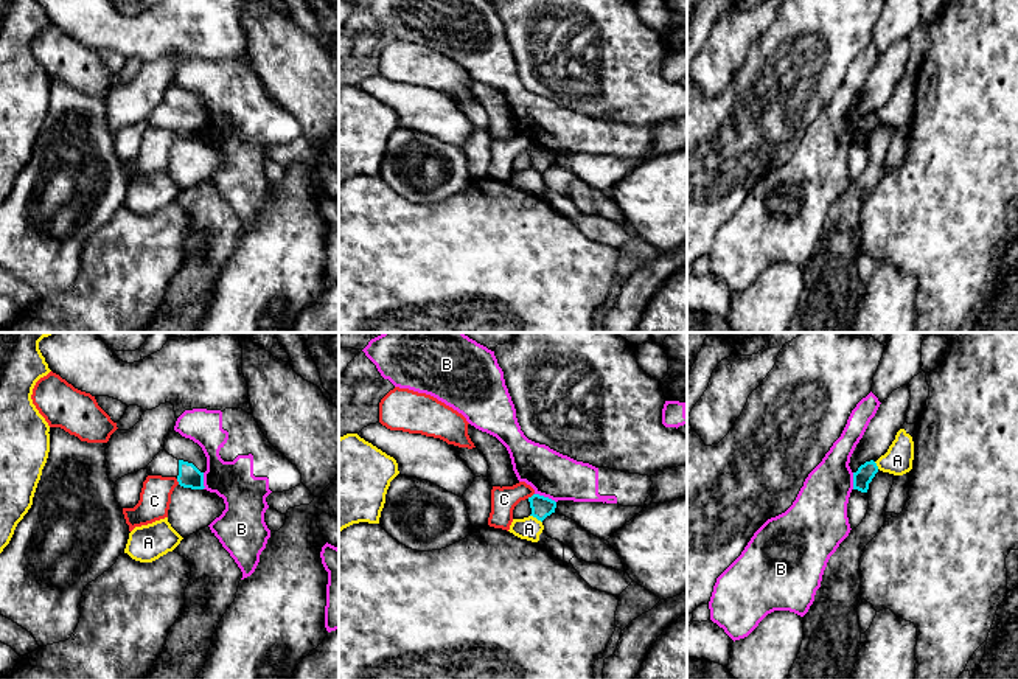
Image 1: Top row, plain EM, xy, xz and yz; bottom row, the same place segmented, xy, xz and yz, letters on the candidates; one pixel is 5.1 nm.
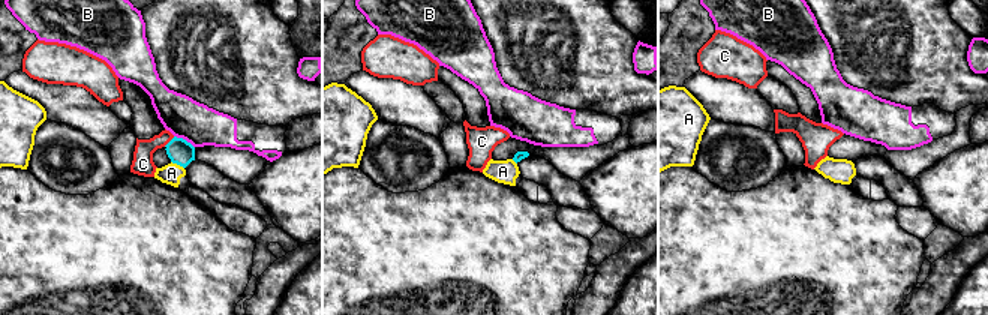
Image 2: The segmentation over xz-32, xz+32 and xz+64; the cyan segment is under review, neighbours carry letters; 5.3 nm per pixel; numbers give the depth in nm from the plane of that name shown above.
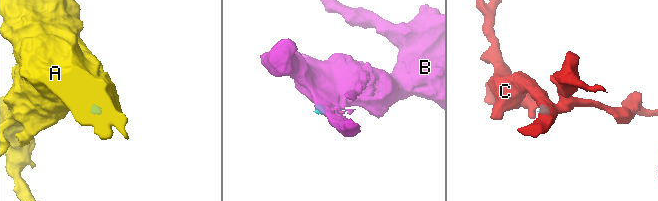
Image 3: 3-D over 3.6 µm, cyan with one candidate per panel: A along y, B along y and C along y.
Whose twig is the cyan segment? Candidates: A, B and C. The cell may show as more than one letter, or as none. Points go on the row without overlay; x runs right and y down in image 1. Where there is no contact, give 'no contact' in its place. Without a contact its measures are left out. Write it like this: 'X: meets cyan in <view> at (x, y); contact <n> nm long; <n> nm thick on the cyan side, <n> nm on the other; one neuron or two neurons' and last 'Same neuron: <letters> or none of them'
A: meets cyan in xz at (536, 170); contact 80 nm long; 110 nm thick on the cyan side, 120 nm on the other; two neurons
B: meets cyan in xz at (546, 149); contact 120 nm long; 110 nm thick on the cyan side, 240 nm on the other; two neurons
C: meets cyan in xz at (532, 148); contact 50 nm long; 110 nm thick on the cyan side, 130 nm on the other; two neurons
Same neuron: none of them

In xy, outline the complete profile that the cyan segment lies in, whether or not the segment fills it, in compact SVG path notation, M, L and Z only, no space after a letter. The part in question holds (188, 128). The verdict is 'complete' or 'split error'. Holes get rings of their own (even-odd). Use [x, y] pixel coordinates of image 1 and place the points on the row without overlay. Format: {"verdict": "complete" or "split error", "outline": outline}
{"verdict": "split error", "outline": "M165 101L148 117L149 127L176 129L179 137L191 141L204 141L204 124L193 115L177 112Z"}

